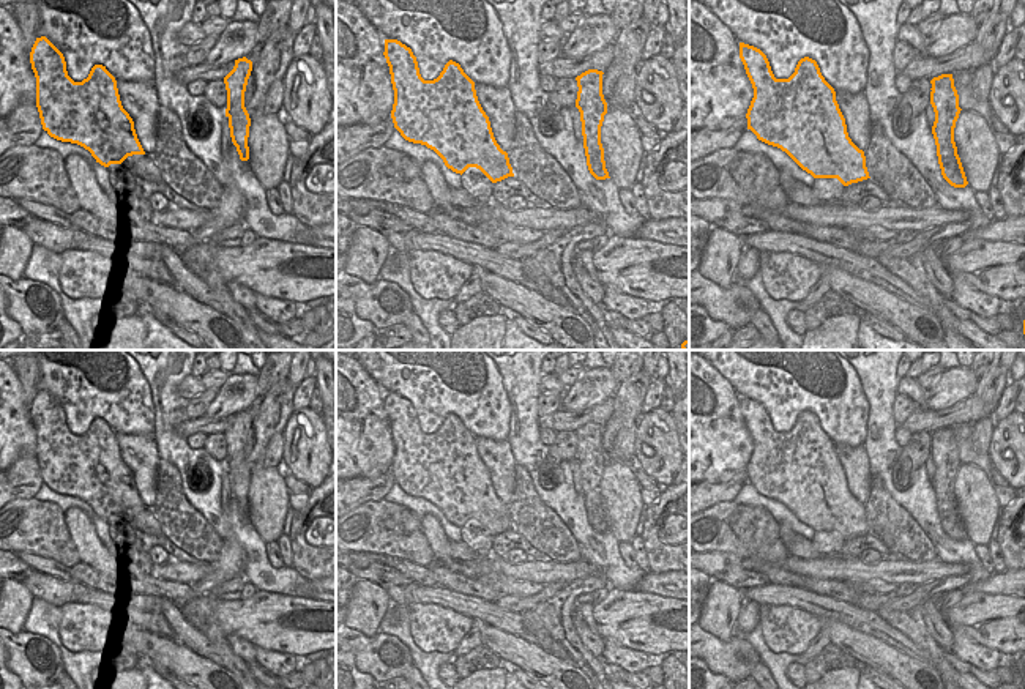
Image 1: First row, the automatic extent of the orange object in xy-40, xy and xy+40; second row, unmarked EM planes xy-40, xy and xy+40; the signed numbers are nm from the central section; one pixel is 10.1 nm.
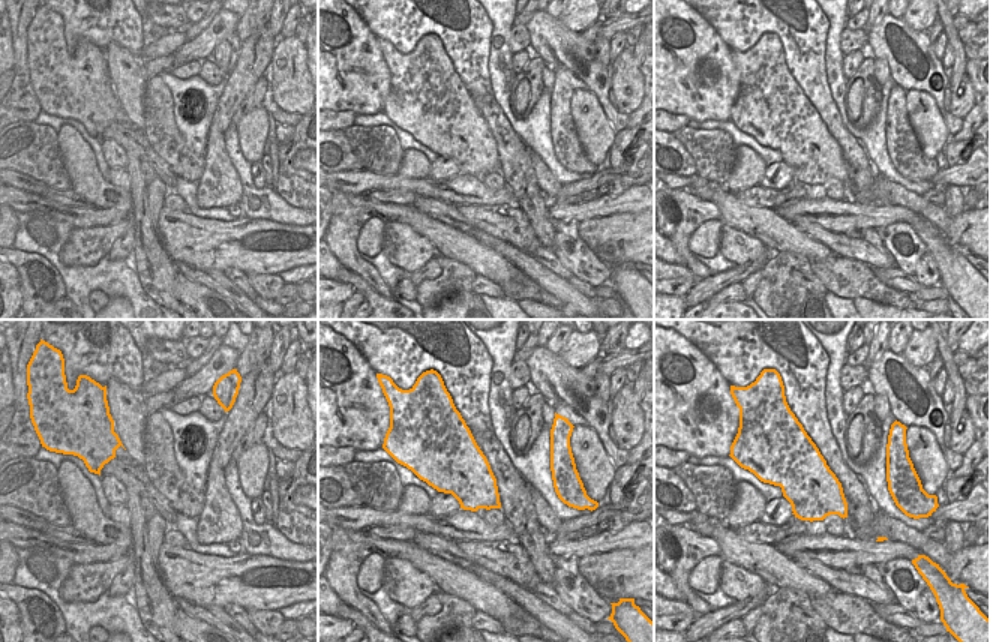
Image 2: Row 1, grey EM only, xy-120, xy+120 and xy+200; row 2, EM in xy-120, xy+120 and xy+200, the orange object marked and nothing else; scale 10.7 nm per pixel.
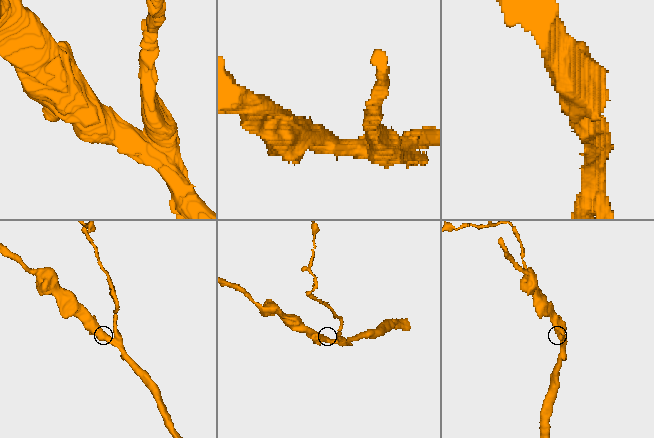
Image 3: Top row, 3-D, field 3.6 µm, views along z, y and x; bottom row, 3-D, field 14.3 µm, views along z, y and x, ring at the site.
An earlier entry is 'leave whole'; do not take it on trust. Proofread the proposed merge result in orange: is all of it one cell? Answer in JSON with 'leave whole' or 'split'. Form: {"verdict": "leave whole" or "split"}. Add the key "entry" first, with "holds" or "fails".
{"entry": "fails", "verdict": "split"}

